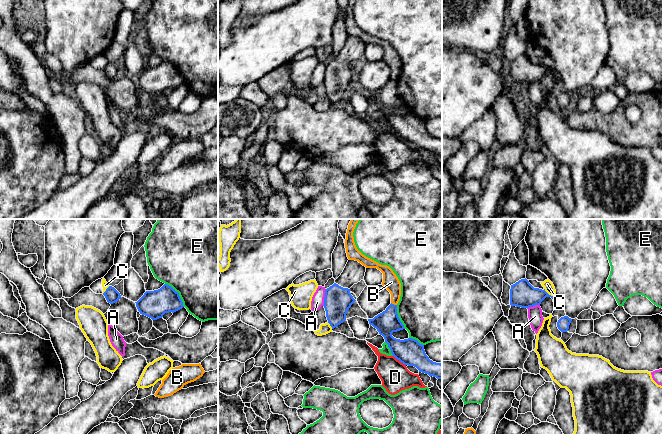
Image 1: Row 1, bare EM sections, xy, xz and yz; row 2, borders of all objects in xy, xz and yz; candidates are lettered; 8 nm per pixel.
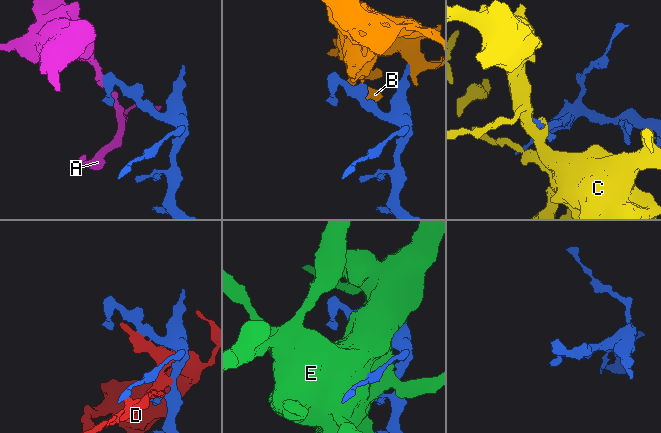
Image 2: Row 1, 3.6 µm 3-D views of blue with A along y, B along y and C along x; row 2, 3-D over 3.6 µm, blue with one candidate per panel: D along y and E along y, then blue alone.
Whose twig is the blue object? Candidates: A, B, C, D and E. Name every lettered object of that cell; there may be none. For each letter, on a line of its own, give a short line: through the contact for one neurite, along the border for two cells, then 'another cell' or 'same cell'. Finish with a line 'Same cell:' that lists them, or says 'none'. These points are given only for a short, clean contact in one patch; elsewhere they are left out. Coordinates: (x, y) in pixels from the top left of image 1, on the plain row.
A: line xz (326, 65), (322, 81); another cell
B: another cell
C: another cell
D: another cell
E: another cell
Same cell: none

